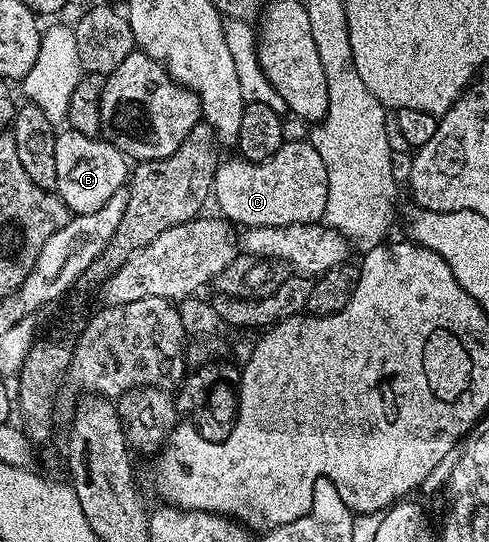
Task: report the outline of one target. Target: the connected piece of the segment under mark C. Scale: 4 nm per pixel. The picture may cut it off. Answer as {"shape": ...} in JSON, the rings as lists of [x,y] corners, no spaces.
{"shape":[[[308,141],[302,143],[283,142],[281,149],[263,163],[250,163],[244,158],[234,157],[230,164],[220,171],[220,187],[226,190],[226,199],[218,203],[223,216],[242,229],[252,227],[287,227],[317,223],[325,216],[328,205],[328,169],[320,161],[320,153]]]}

